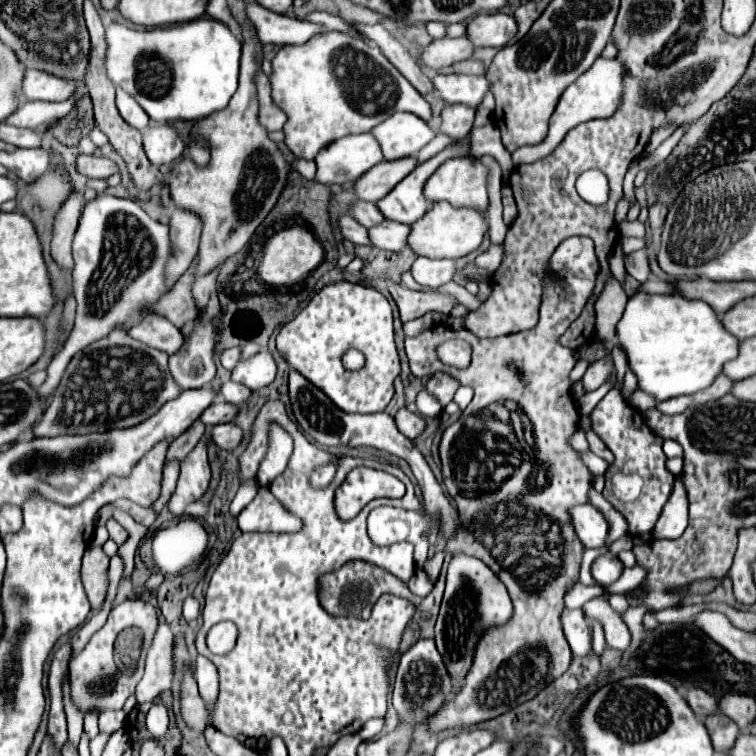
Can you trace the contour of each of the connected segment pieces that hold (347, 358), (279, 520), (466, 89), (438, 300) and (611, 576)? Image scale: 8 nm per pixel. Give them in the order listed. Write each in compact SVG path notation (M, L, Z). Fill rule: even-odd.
M348 350L342 358L342 363L346 369L355 371L356 368L364 366L364 356L358 350Z
M261 486L254 500L238 514L242 532L298 532L300 520L286 514L268 486Z
M436 74L432 78L436 94L448 104L466 104L476 108L484 94L488 92L486 76L466 76L466 74Z
M388 282L388 292L392 294L398 310L400 310L400 320L406 324L408 320L420 318L426 312L444 312L450 314L454 308L454 298L444 296L444 294L432 294L432 292L416 292L406 286Z
M610 552L598 556L598 558L592 562L592 568L590 568L594 580L596 580L598 584L602 584L602 586L608 586L608 584L612 584L614 580L618 580L618 576L622 574L622 570L624 570L622 562L620 562L614 554L610 554Z

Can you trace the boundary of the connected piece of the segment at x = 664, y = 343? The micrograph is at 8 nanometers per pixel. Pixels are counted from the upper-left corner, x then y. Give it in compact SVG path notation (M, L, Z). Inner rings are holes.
M676 294L632 296L626 304L620 322L616 324L616 342L626 352L628 366L636 374L640 390L652 394L658 402L708 388L714 382L714 378L722 374L722 364L736 358L738 354L738 338L734 338L730 332L724 332L722 322L706 302L688 302Z

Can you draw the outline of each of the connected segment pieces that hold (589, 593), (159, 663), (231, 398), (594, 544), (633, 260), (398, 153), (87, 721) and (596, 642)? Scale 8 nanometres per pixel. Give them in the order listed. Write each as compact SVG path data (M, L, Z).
M576 582L564 596L564 604L566 608L582 608L590 598L604 594L602 586L584 586L580 582Z
M160 616L160 628L152 640L152 646L148 650L146 658L146 672L136 688L136 700L138 704L152 702L158 694L172 688L174 682L174 636L166 620Z
M226 382L224 386L222 386L222 390L220 390L220 394L222 394L222 398L226 400L226 402L232 402L232 404L242 404L242 402L246 402L248 398L250 398L250 390L246 388L246 386L242 386L242 384L236 384L236 382Z
M580 504L570 508L570 520L576 536L586 548L602 548L606 544L608 522L592 504Z
M647 248L635 251L624 259L625 268L632 278L636 278L638 282L646 282L650 276L650 265Z
M396 112L396 116L390 116L384 124L372 128L370 134L376 136L376 142L384 152L384 160L416 156L420 148L436 136L424 120L410 112Z
M100 712L84 714L84 730L90 734L90 738L94 738L98 734L98 714Z
M594 622L594 630L592 630L592 650L594 650L598 656L602 656L604 648L606 648L604 630L602 630L602 626L600 626L598 622Z

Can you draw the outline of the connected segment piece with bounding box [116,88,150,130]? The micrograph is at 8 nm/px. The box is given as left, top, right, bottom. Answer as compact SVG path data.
M116 88L116 108L120 116L138 130L144 130L150 122L148 114L140 108L140 104L132 96L128 96L128 92L124 92L122 88Z

